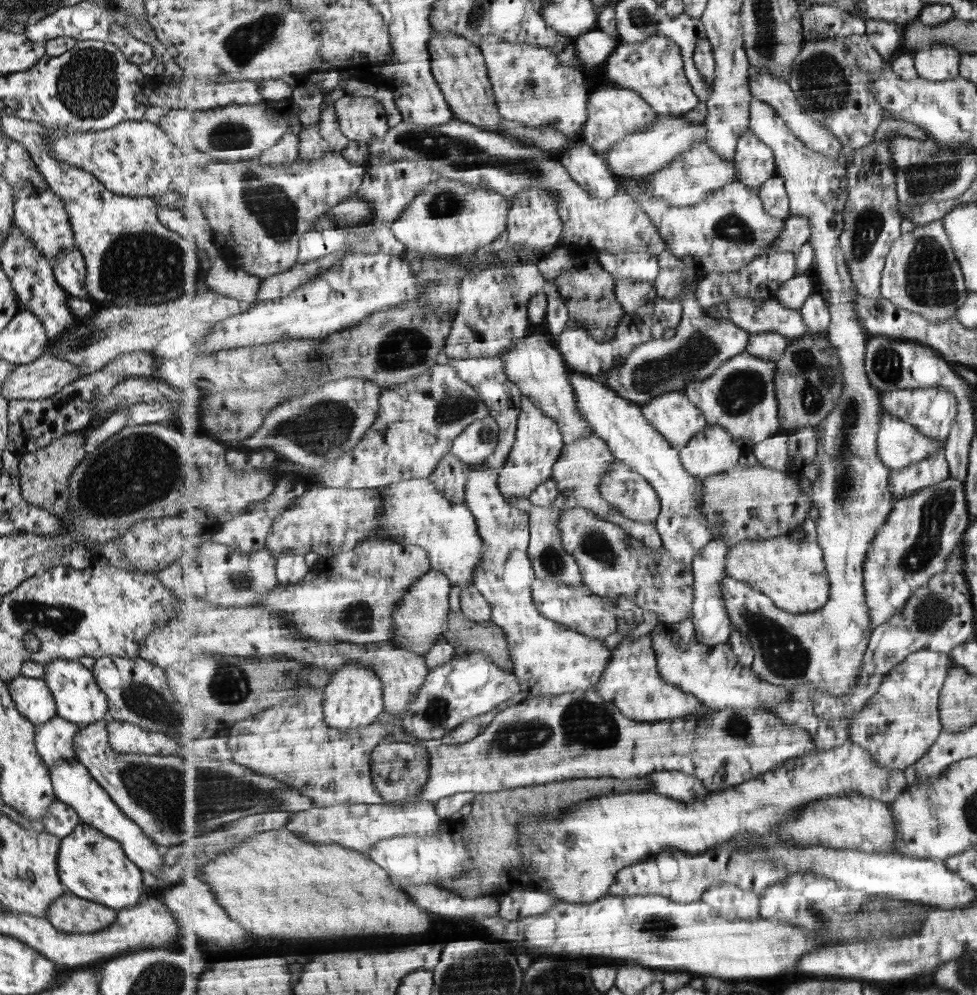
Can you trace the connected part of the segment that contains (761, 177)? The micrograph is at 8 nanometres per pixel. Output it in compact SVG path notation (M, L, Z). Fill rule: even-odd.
M750 129L741 135L735 159L736 180L752 188L760 188L767 179L778 174L773 149Z

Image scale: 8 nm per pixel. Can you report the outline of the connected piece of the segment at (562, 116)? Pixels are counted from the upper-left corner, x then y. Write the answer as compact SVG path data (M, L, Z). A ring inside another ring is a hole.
M489 35L479 46L488 62L497 104L505 119L530 127L549 125L568 135L583 133L591 93L584 72L565 66L553 49L533 43L510 43L499 35Z

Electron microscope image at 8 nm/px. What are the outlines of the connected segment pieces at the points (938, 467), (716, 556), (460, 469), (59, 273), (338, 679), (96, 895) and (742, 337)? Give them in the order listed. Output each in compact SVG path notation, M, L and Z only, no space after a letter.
M941 452L903 470L890 470L892 474L890 489L896 498L908 498L921 488L929 488L949 480L951 478L949 465L945 452Z
M717 538L708 547L703 548L692 564L692 571L696 577L696 599L691 610L691 619L696 626L697 638L703 644L713 646L723 644L729 641L732 635L733 624L722 593L722 582L728 576L726 560L731 549L727 542Z
M449 453L438 464L429 480L433 481L437 490L443 492L449 500L461 504L466 502L464 486L475 469L473 464L464 464L457 455Z
M77 248L65 254L61 253L51 267L56 283L67 292L68 296L89 300L84 289L85 265Z
M357 661L345 664L332 674L330 683L324 690L325 718L330 727L347 732L359 727L368 727L379 720L380 714L386 708L384 685L372 668Z
M83 822L77 823L70 833L60 835L56 873L61 885L72 896L101 904L115 912L137 905L143 894L140 868L125 858L121 845Z
M693 272L689 273L684 280L686 293L680 298L684 315L677 334L670 339L661 338L638 344L629 356L610 370L604 383L619 396L643 406L659 395L683 391L688 383L705 380L721 368L727 359L747 351L752 334L738 327L731 319L710 317L696 299L697 282L693 275Z

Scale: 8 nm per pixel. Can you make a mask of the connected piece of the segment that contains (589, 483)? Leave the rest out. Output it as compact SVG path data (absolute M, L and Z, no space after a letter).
M595 434L587 439L565 444L564 451L561 452L560 459L555 463L552 471L552 479L557 482L557 490L559 490L559 496L553 506L559 510L571 510L577 507L592 510L601 519L619 524L627 529L637 540L643 541L645 546L655 551L663 549L662 536L657 530L656 523L637 522L627 518L621 509L611 504L602 495L601 481L609 473L609 469L615 461L616 457L612 454L608 443Z

